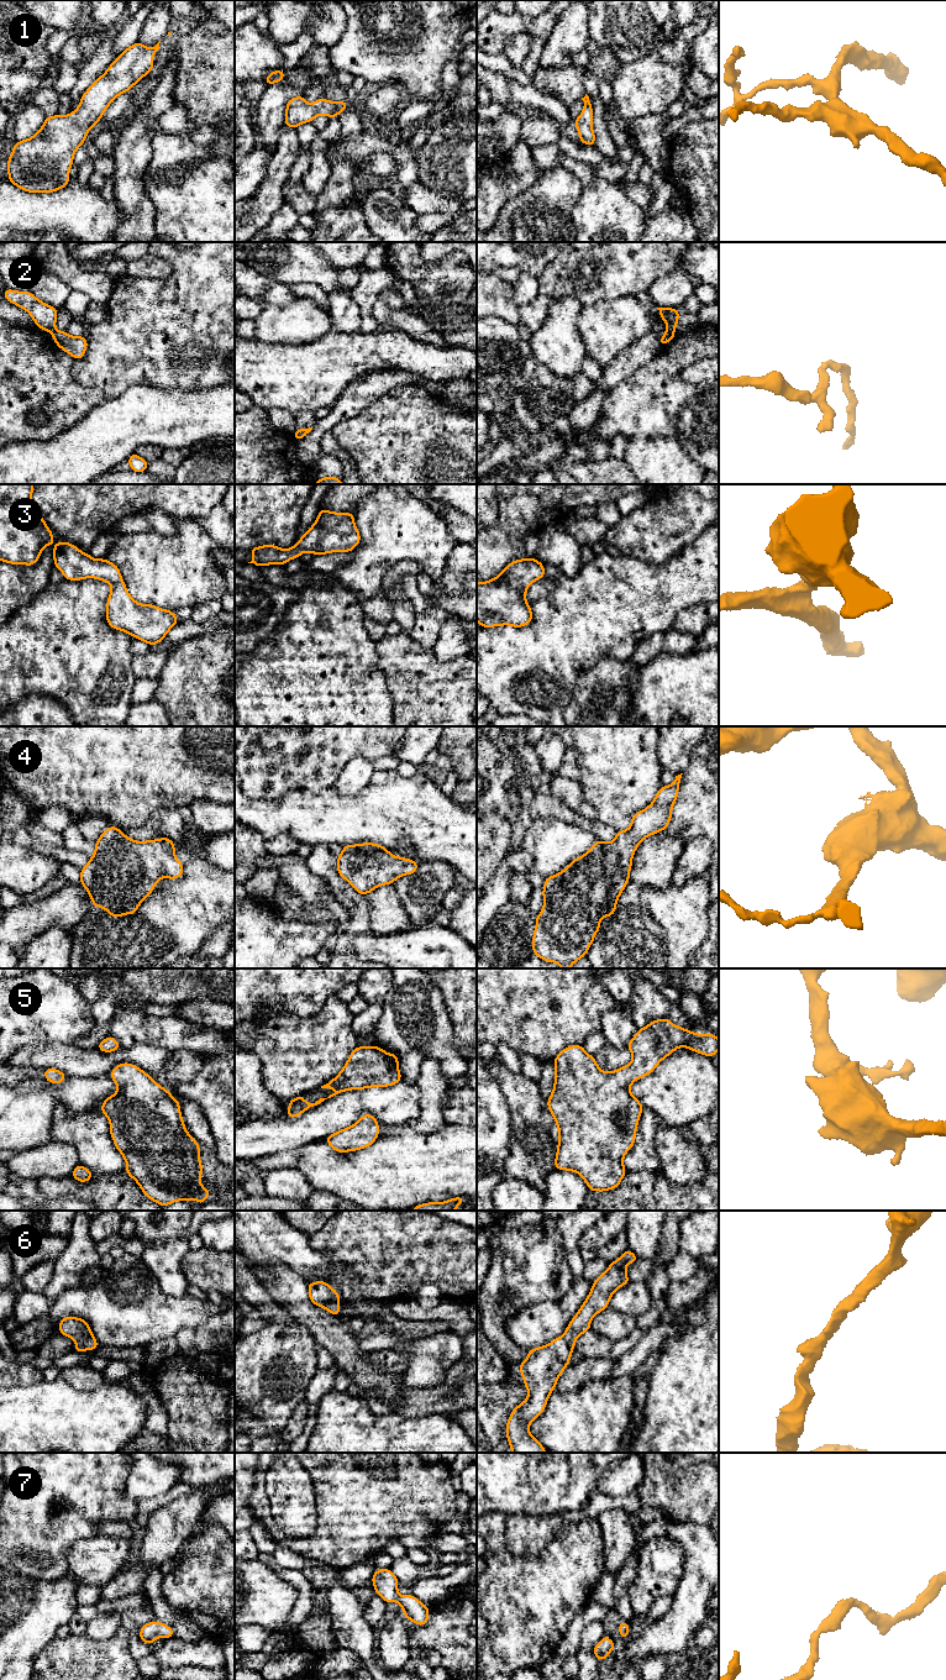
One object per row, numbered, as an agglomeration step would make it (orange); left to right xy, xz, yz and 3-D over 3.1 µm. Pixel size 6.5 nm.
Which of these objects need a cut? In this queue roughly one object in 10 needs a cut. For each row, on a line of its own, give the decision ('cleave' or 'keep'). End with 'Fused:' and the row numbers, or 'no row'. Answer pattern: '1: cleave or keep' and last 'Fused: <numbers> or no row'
1: keep
2: cleave
3: keep
4: keep
5: keep
6: keep
7: keep
Fused: 2

